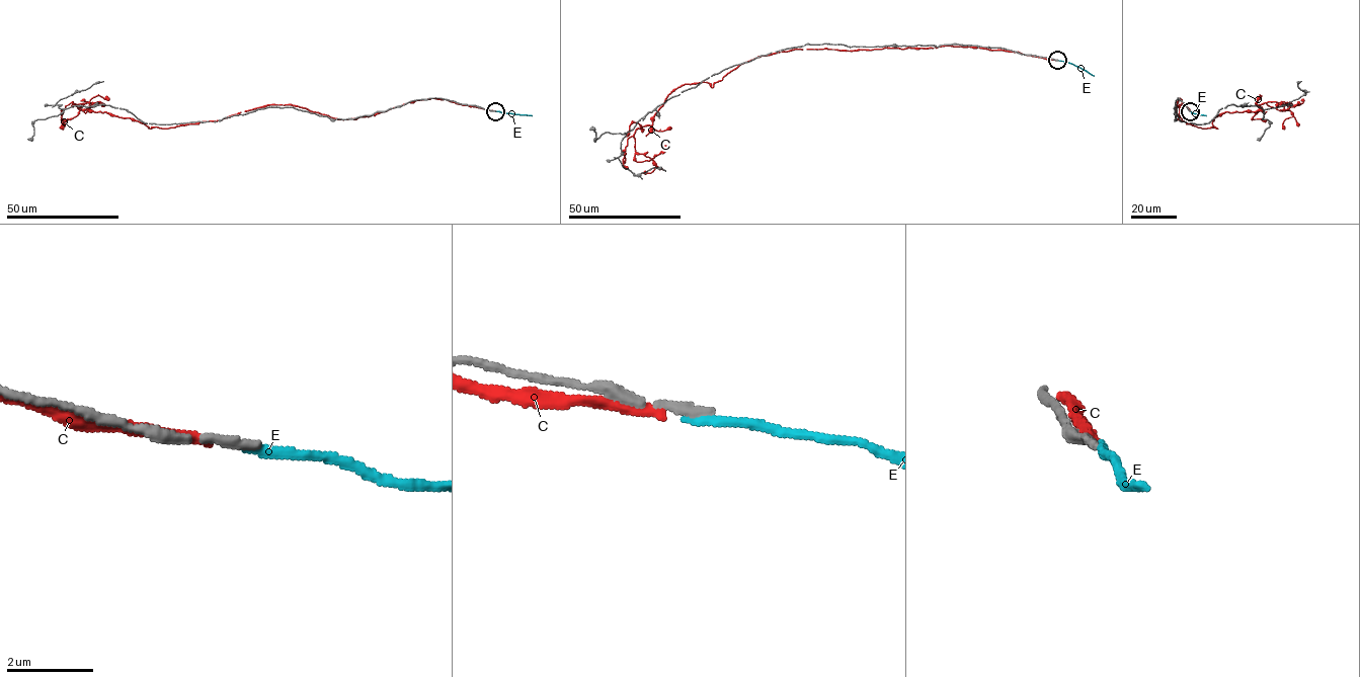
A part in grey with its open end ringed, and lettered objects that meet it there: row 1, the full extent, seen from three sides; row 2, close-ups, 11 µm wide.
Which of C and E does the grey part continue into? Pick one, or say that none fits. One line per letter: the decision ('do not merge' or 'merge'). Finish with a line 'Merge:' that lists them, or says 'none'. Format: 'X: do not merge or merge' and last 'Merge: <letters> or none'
C: do not merge
E: do not merge
Merge: none

